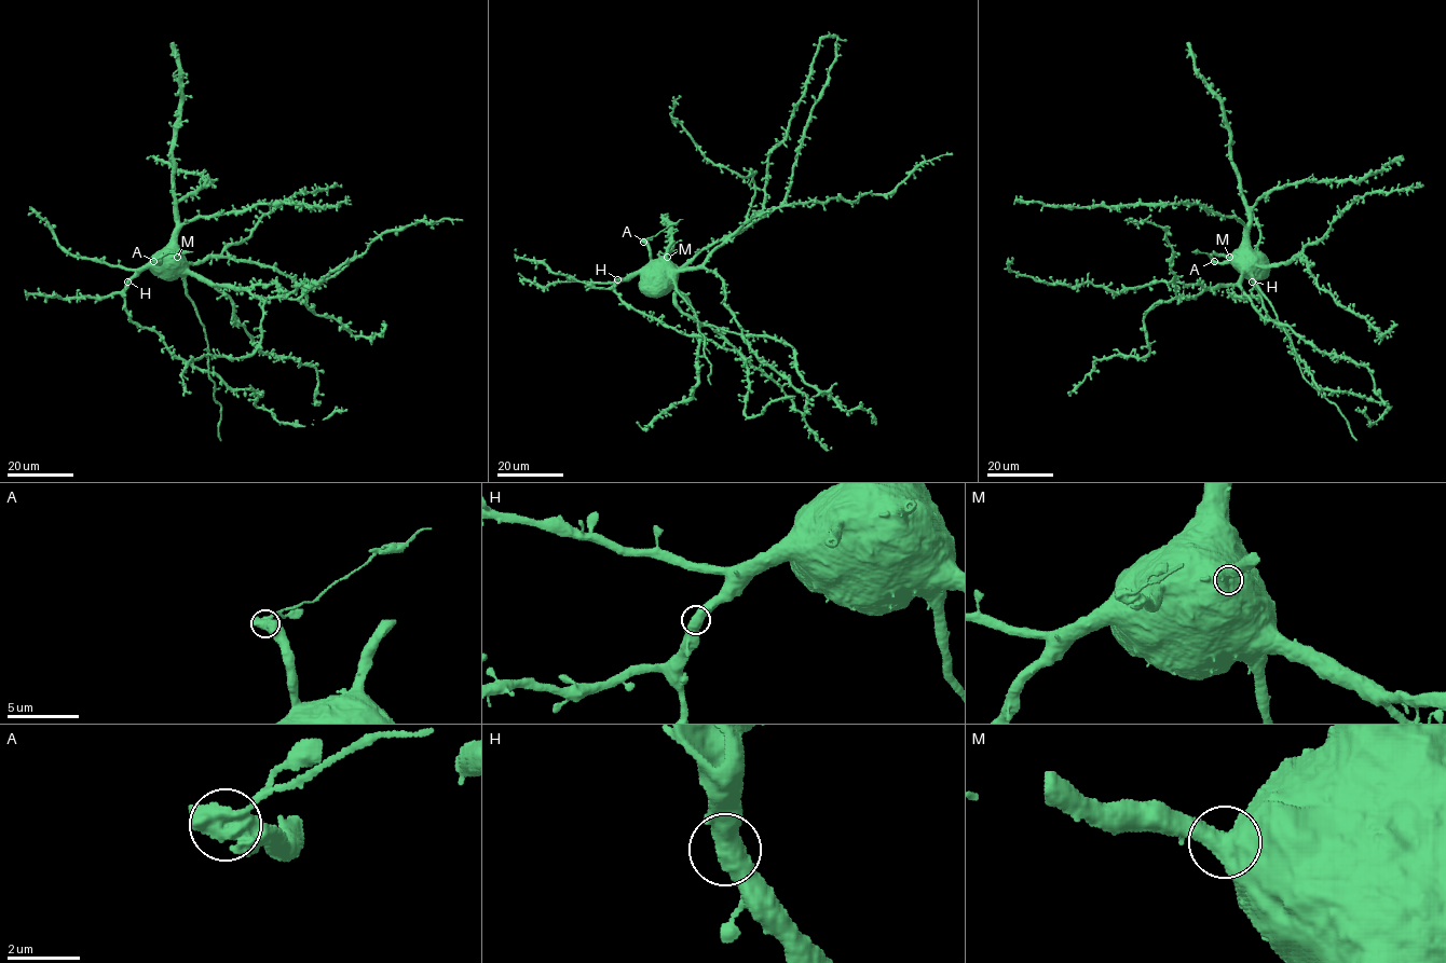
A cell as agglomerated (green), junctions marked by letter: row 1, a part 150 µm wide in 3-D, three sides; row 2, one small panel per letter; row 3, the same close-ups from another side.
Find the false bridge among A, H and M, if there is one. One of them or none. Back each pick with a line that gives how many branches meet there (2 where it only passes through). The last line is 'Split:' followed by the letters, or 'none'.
A: 2
Split: A

